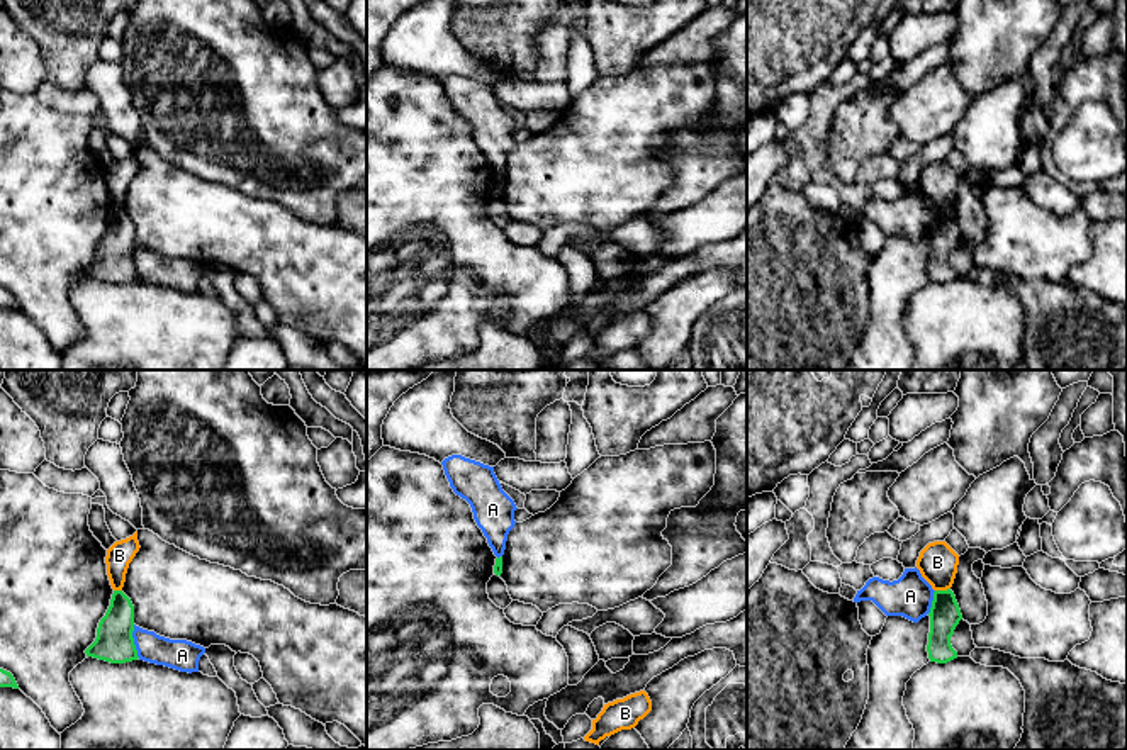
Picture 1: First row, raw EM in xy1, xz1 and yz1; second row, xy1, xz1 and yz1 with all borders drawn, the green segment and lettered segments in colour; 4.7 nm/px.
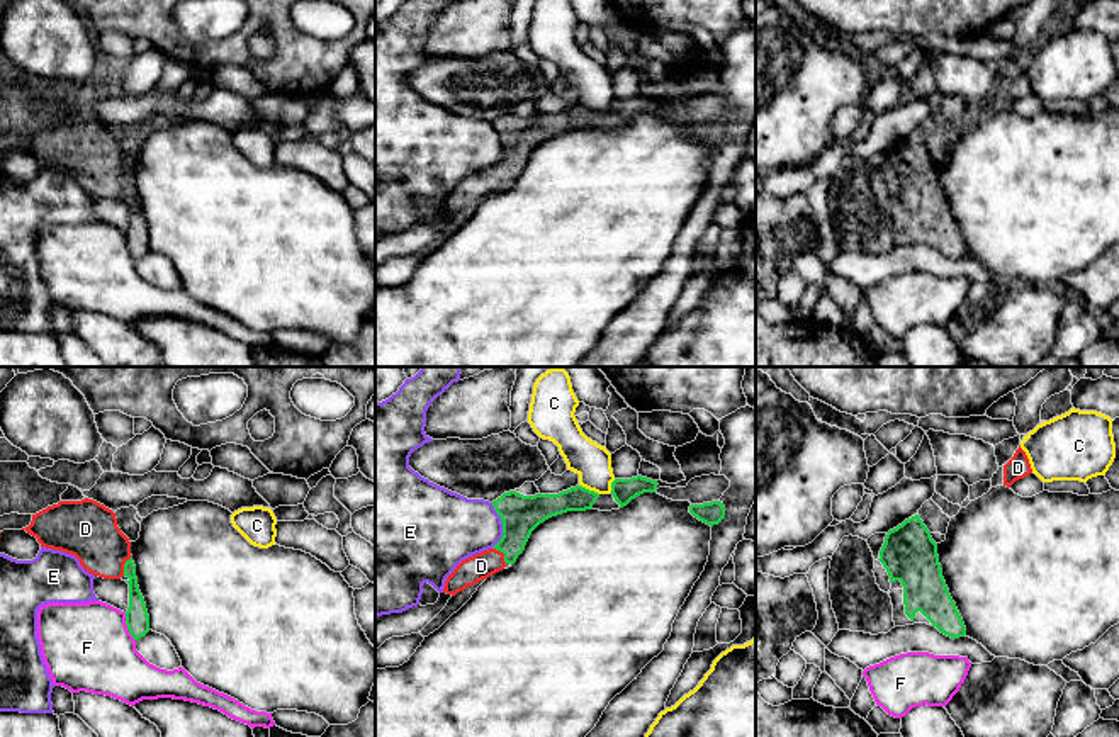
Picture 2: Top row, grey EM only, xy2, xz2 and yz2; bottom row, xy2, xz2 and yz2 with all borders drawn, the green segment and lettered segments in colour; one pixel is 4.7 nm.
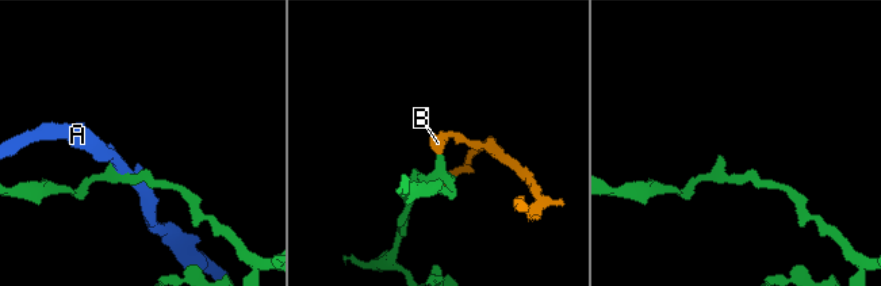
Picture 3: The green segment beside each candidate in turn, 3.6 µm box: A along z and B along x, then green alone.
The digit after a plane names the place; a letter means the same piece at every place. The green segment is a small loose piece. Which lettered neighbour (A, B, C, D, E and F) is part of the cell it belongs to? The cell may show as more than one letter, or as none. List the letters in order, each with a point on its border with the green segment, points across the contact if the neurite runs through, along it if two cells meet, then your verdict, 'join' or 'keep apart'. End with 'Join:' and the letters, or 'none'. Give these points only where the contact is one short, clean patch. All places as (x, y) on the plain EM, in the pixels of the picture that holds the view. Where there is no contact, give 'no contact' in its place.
A: contact xy1 (133, 262); border xy1 (133, 245), (133, 263), (140, 277); keep apart
B: contact yz1 (942, 211); border yz1 (949, 207), (936, 211); keep apart
C: contact xz2 (588, 109); keep apart
D: contact xy2 (124, 185); way xy2 (136, 236), (133, 197), (124, 185), (89, 150); join
E: contact xz2 (503, 145); border xz2 (491, 123), (501, 143), (501, 158), (493, 167); keep apart
F: contact xy2 (128, 247); border xy2 (124, 233), (124, 243), (134, 260); keep apart
Join: D

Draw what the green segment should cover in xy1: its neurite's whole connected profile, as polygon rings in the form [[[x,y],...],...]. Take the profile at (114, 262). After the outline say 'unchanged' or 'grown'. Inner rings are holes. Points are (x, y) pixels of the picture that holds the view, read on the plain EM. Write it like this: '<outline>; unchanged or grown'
[[[114,210],[110,226],[97,248],[95,261],[85,270],[87,277],[110,283],[137,280],[132,258],[134,226],[122,210]]]; unchanged

